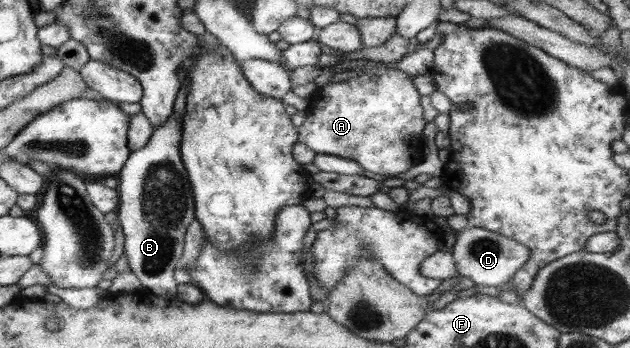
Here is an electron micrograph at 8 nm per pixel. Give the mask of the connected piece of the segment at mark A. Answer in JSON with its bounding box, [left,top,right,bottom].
[298,62,427,178]

